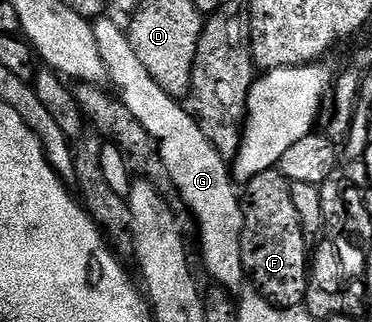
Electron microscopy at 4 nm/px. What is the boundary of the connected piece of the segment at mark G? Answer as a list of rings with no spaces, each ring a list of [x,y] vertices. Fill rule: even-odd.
[[[99,17],[93,20],[96,47],[106,66],[109,82],[115,83],[116,94],[124,105],[138,118],[140,125],[156,140],[157,158],[162,158],[162,167],[174,182],[180,198],[198,222],[198,243],[202,246],[202,263],[217,286],[234,293],[243,288],[248,276],[242,263],[242,234],[246,228],[244,199],[236,186],[236,180],[227,160],[204,137],[197,118],[182,108],[179,100],[172,98],[144,69],[136,49],[132,49],[129,34],[114,19]]]

